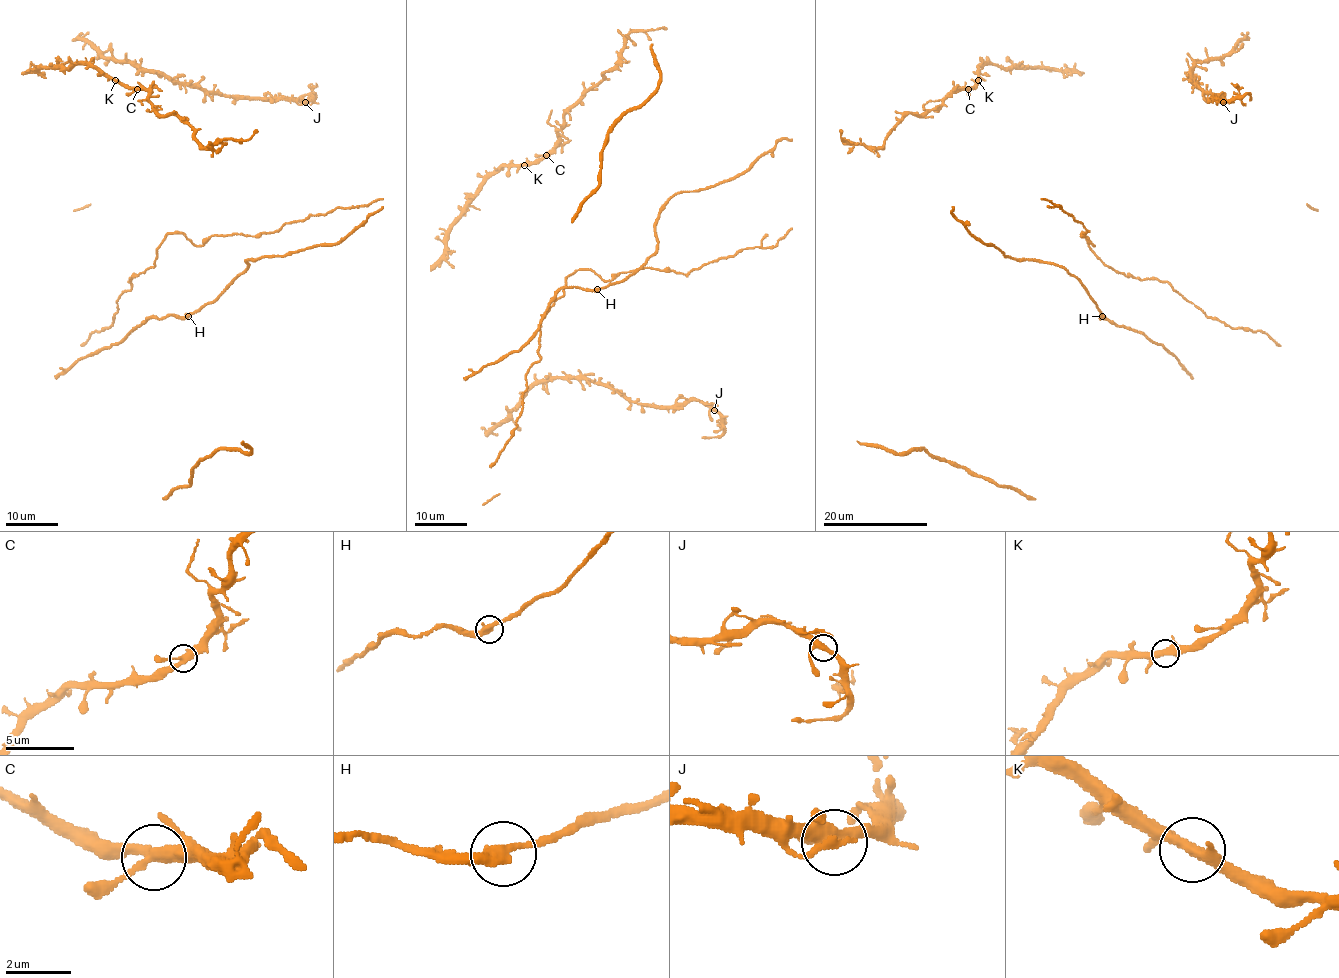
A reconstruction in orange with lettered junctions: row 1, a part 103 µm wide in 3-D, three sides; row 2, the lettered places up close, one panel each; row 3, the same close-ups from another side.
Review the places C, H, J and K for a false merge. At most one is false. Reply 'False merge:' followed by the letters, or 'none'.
False merge: none

